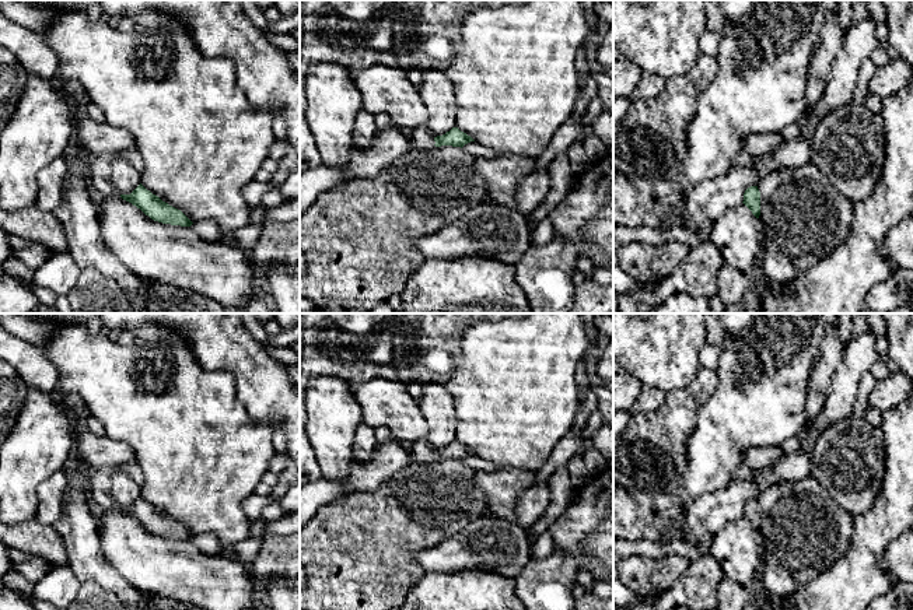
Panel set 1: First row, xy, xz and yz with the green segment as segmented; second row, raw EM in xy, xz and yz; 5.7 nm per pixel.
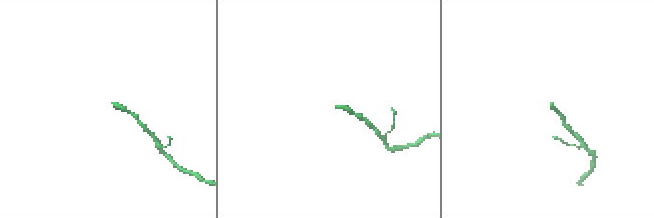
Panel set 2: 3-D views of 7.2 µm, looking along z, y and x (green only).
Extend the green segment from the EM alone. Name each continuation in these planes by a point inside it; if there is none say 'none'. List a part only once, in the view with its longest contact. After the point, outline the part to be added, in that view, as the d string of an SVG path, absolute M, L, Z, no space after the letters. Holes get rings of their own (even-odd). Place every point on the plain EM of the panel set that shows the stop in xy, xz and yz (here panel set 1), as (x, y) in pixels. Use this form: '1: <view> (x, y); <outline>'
1: xz (420, 451); M416 441L406 444L412 456L412 460L424 463L434 460L434 449L426 441Z

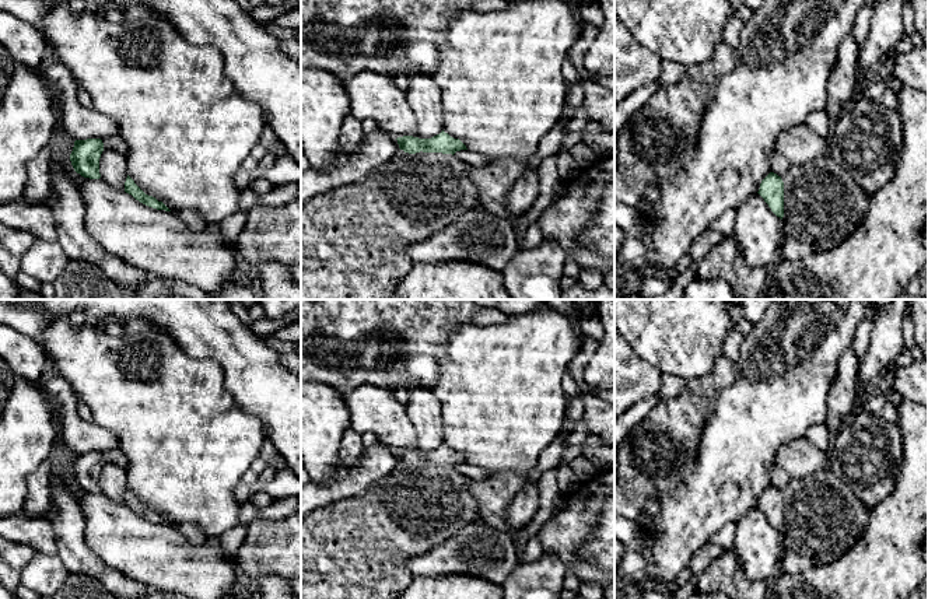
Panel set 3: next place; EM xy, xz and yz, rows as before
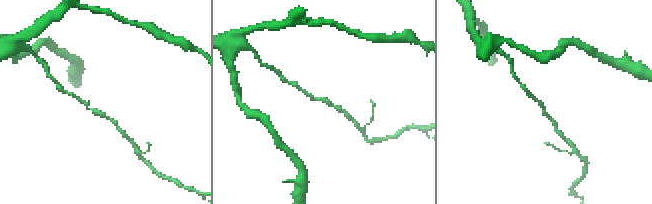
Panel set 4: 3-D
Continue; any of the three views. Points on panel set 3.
none

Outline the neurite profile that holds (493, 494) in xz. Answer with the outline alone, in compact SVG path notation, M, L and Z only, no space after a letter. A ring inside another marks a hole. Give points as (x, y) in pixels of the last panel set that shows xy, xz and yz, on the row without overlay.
M493 473L484 480L466 477L467 488L477 502L480 521L507 532L518 554L523 551L528 537L523 535L523 528L509 529L507 526L507 509L514 495L526 484L528 476L529 473Z

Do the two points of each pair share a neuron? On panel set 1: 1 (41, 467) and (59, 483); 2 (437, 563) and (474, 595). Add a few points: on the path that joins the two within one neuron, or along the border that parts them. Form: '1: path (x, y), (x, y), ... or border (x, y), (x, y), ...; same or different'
1: border (60, 469), (38, 487), (38, 505); different
2: border (479, 568), (426, 572); different

